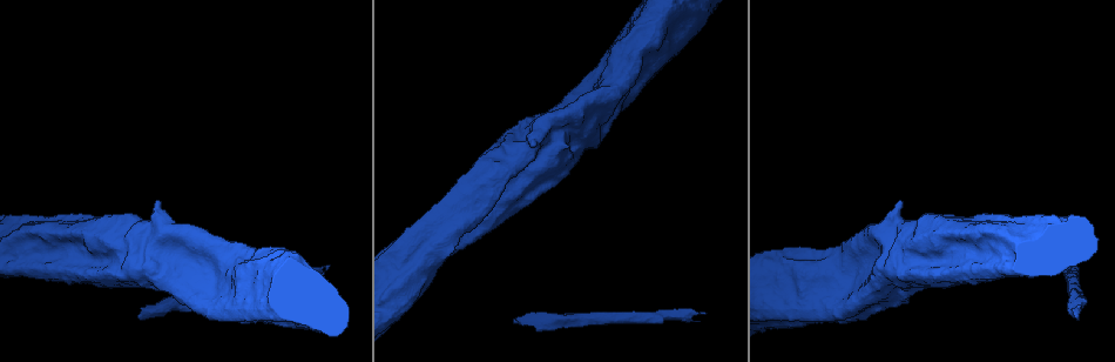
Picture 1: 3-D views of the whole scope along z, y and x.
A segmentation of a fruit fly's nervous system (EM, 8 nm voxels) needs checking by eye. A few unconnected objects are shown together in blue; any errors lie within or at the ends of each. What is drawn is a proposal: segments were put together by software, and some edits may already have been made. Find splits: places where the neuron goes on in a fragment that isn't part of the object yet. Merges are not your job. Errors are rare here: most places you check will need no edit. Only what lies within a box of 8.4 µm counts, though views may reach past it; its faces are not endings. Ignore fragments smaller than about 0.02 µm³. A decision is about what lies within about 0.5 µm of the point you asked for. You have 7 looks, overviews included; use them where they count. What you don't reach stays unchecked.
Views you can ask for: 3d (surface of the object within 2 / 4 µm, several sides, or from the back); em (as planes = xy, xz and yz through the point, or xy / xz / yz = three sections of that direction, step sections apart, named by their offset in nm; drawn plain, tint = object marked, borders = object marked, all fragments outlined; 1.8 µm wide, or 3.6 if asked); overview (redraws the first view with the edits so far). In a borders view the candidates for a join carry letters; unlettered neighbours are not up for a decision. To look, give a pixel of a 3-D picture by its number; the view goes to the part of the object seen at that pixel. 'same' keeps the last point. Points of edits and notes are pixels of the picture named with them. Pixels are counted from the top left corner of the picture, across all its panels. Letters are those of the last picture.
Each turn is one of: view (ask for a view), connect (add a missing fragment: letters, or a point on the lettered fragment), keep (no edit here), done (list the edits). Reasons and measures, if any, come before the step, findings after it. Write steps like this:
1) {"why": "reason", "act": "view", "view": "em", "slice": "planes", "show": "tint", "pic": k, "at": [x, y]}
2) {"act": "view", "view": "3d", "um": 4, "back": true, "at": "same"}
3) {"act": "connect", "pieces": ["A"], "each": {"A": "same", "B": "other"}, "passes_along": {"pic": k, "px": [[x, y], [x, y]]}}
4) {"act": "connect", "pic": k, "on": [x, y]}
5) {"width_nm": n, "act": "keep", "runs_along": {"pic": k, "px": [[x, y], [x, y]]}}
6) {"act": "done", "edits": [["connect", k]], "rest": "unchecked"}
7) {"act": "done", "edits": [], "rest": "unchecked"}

{"why": "long arm stops here", "act": "view", "view": "em", "um": 3.6, "slice": "yz", "step": 4, "show": "borders", "pic": 1, "at": [703, 314]}

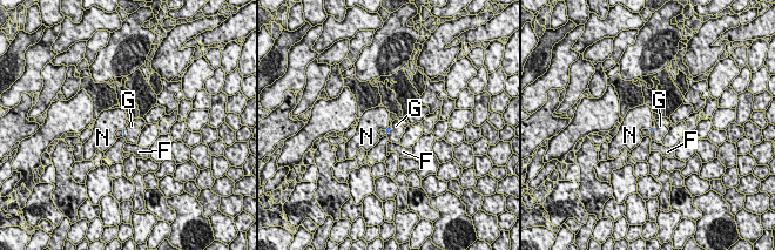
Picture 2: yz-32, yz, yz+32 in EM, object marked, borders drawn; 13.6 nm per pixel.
{"why": "cut it another way", "act": "view", "view": "em", "um": 3.6, "slice": "planes", "show": "borders", "at": "same"}

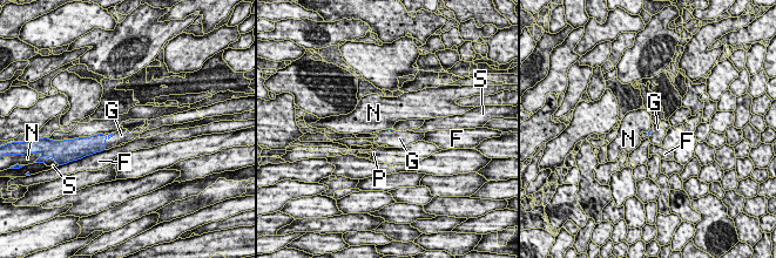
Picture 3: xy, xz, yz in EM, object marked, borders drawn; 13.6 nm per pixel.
{"act": "connect", "pieces": ["G"], "each": {"F": "other", "G": "same", "N": "other", "P": "other", "S": "other"}, "passes_along": {"pic": 3, "px": [[87, 146], [105, 141], [121, 136]]}, "found": "the neuron continues"}

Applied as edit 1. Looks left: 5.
{"why": "see it whole again", "act": "view", "view": "overview"}

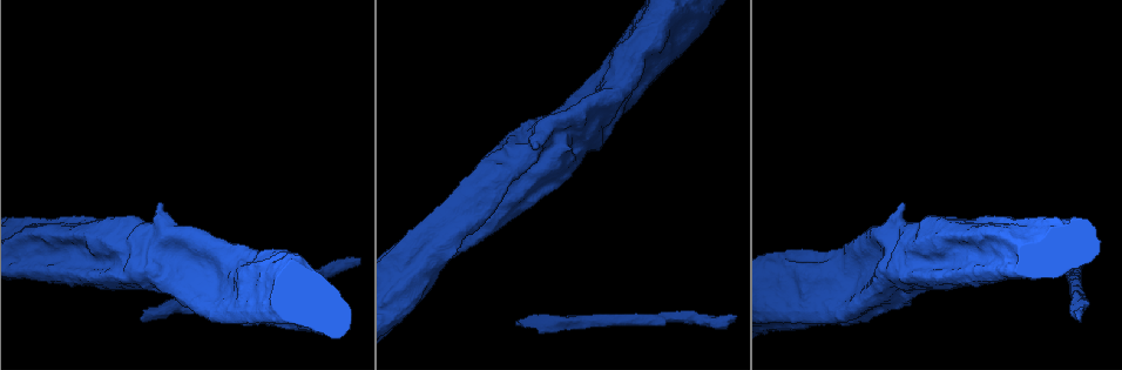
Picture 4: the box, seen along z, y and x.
{"why": "branch stops here", "act": "view", "view": "3d", "um": 4, "pic": 4, "at": [160, 202]}

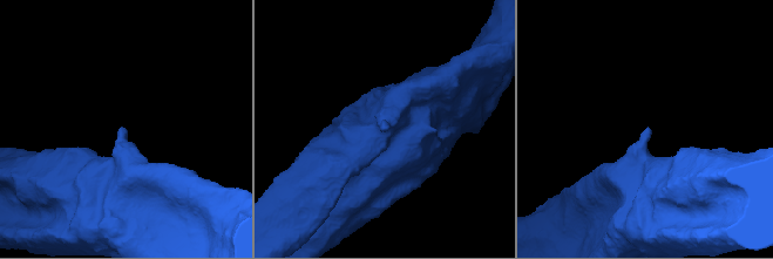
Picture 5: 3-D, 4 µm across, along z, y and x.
{"why": "now the EM", "act": "view", "view": "em", "slice": "planes", "show": "borders", "pic": 5, "at": [122, 128]}

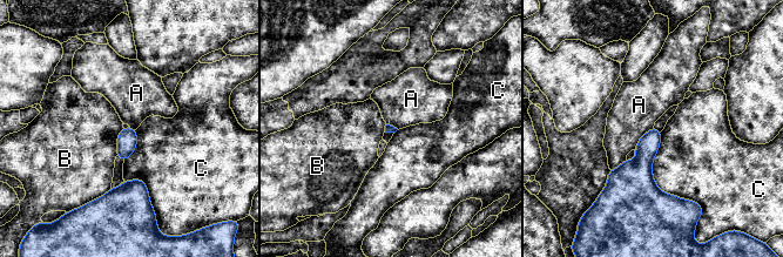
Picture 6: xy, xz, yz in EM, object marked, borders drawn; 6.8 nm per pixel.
{"act": "keep", "each": {"A": "other", "B": "other", "C": "other"}, "found": "none of them fits"}

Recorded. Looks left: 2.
{"act": "done", "edits": [["connect", 3]], "rest": "unchecked"}

